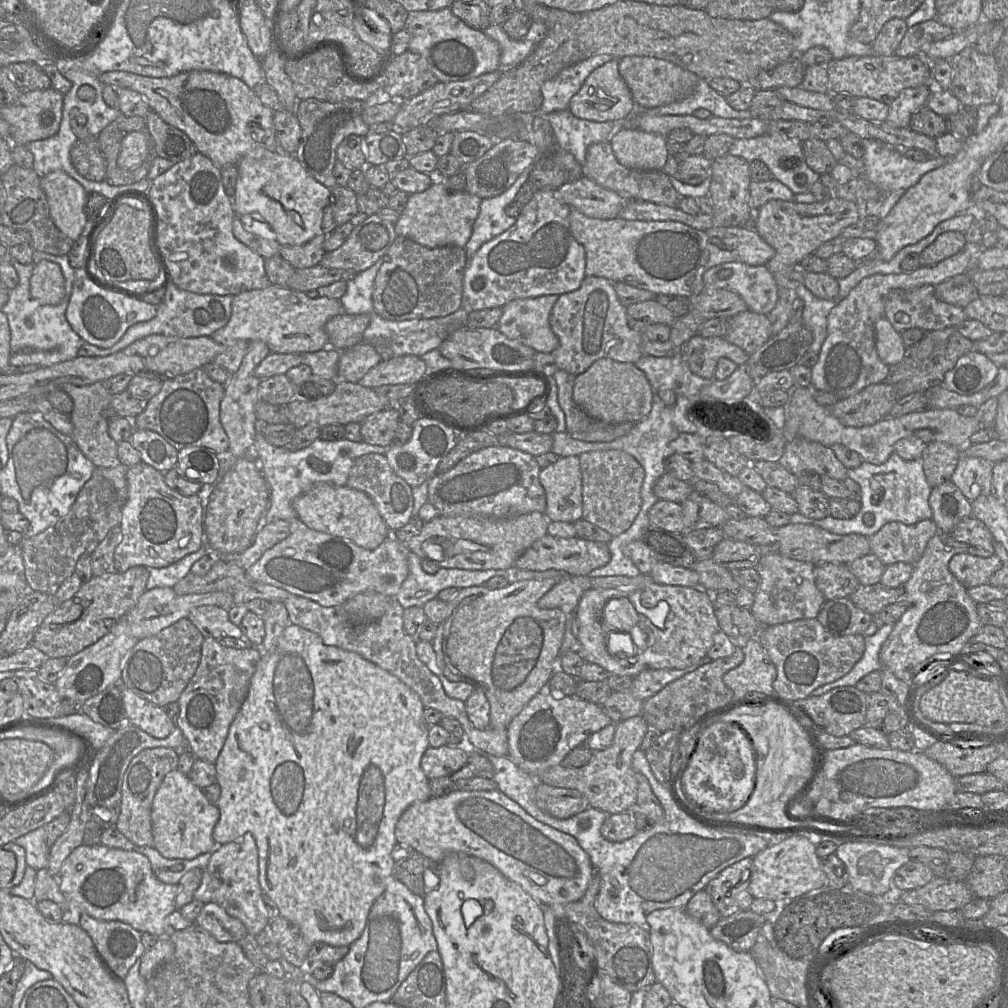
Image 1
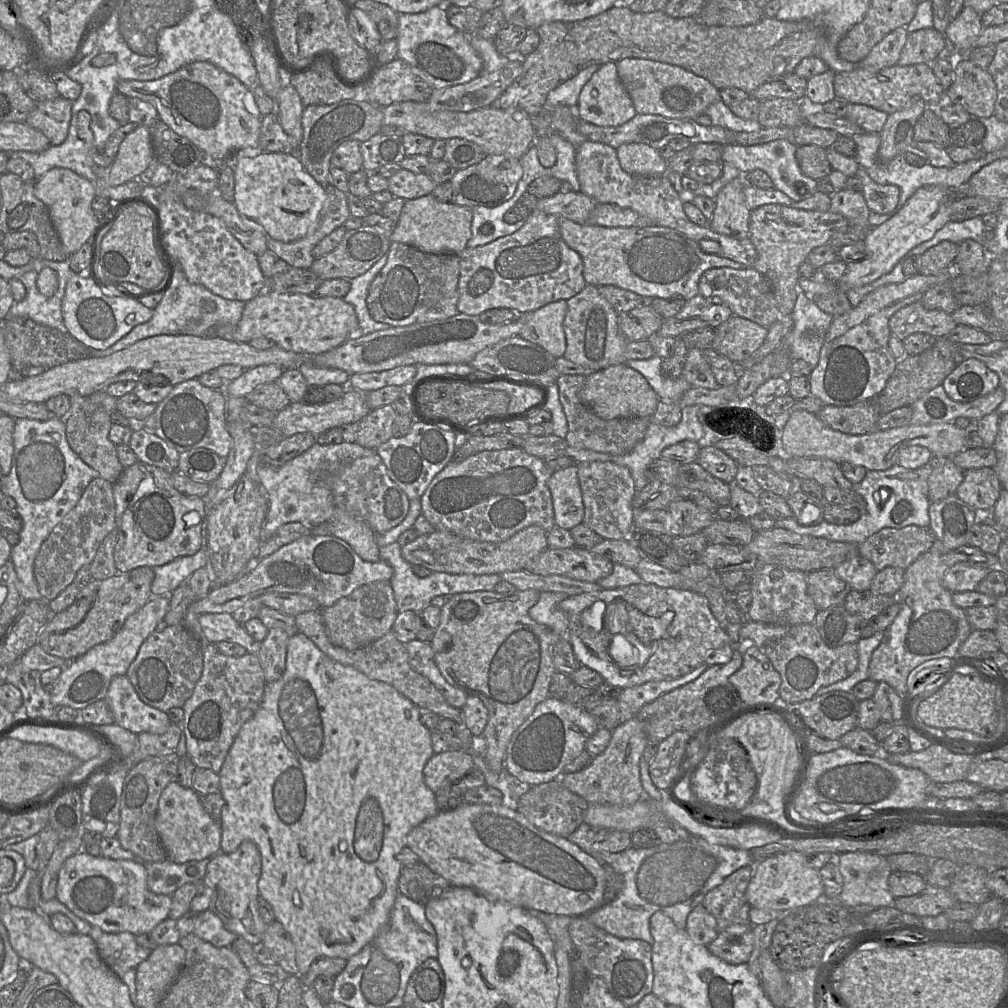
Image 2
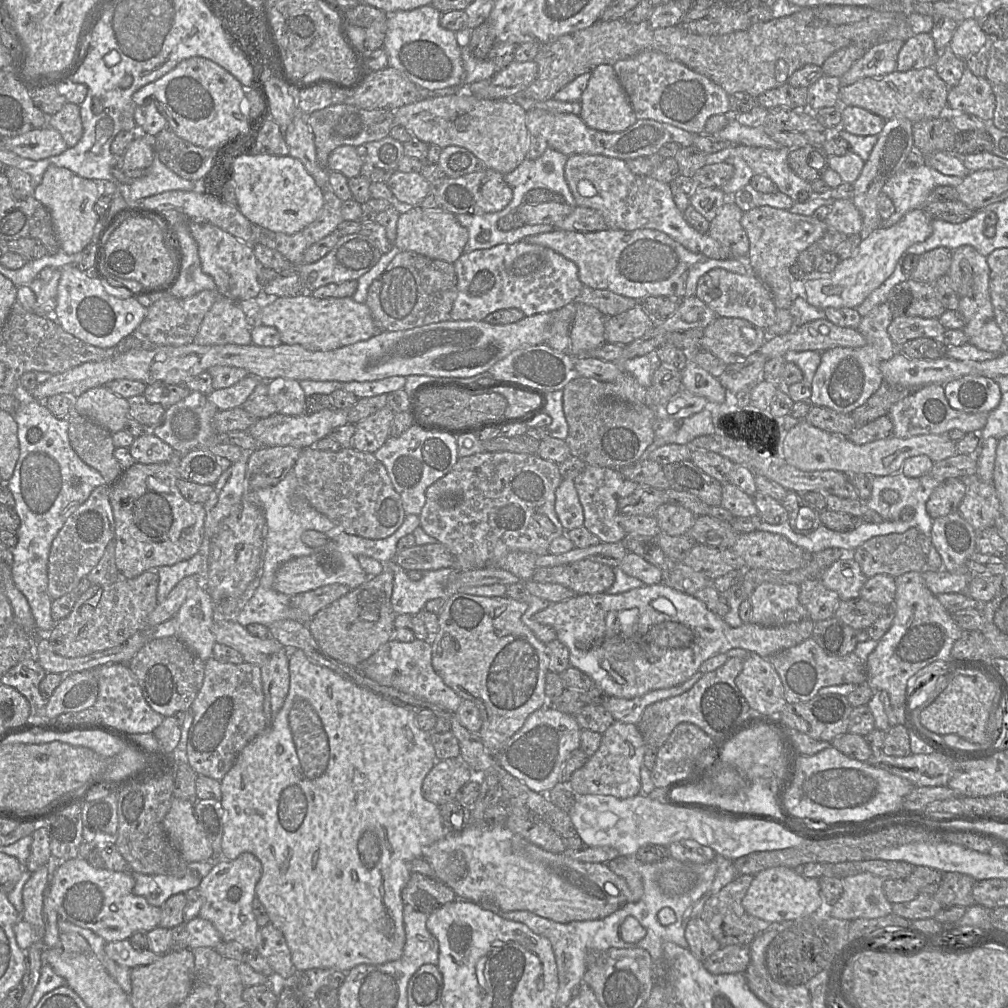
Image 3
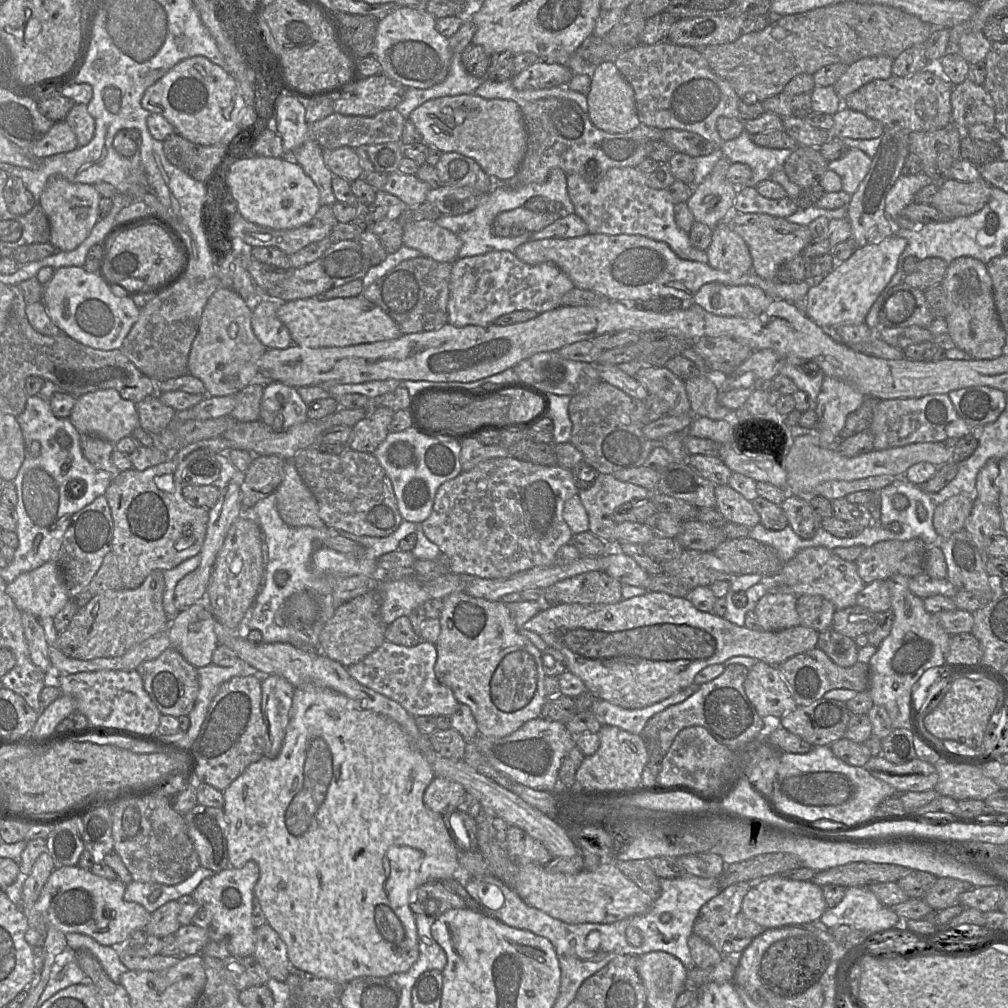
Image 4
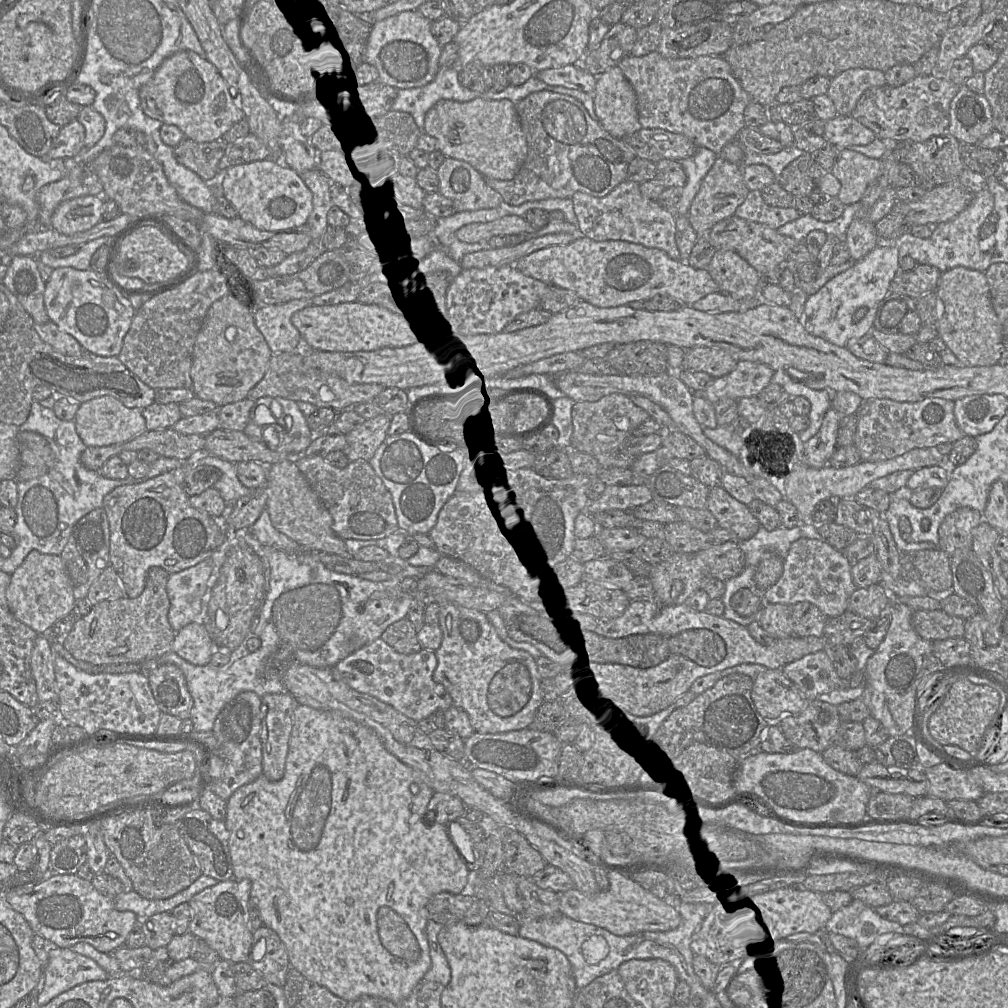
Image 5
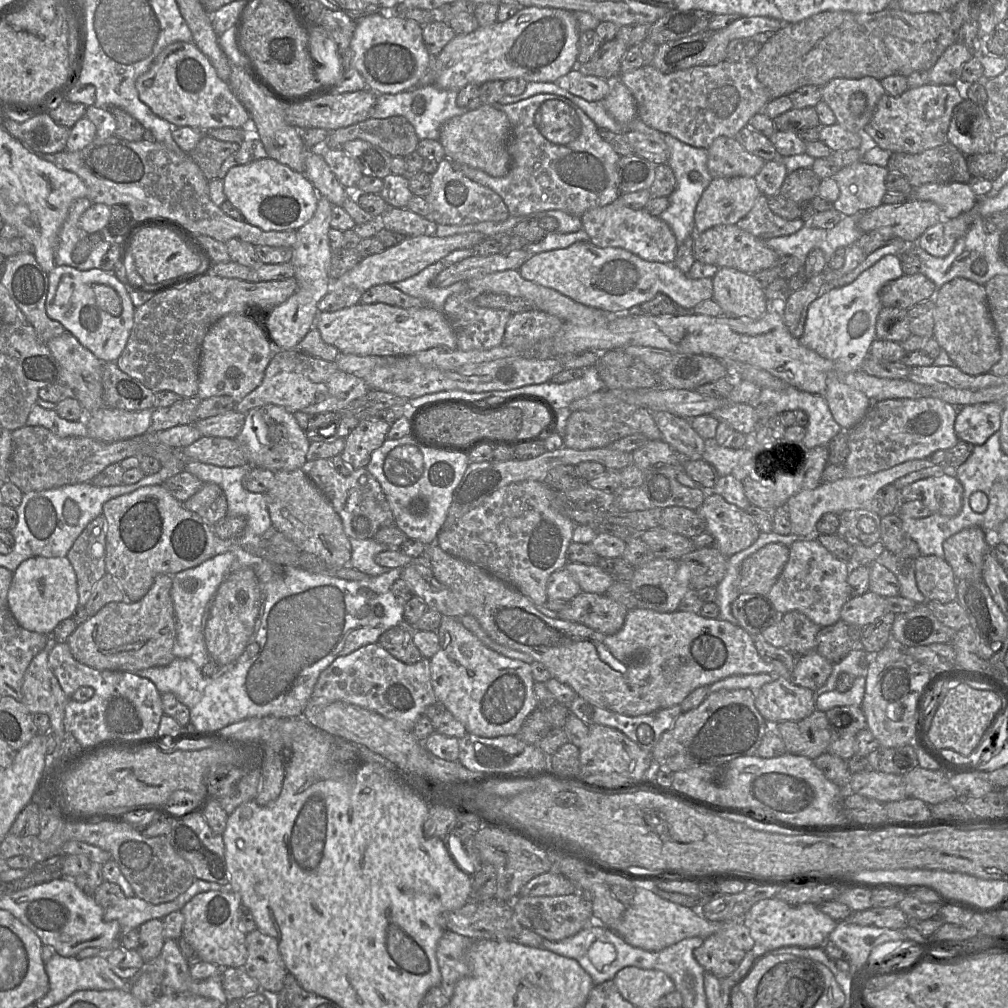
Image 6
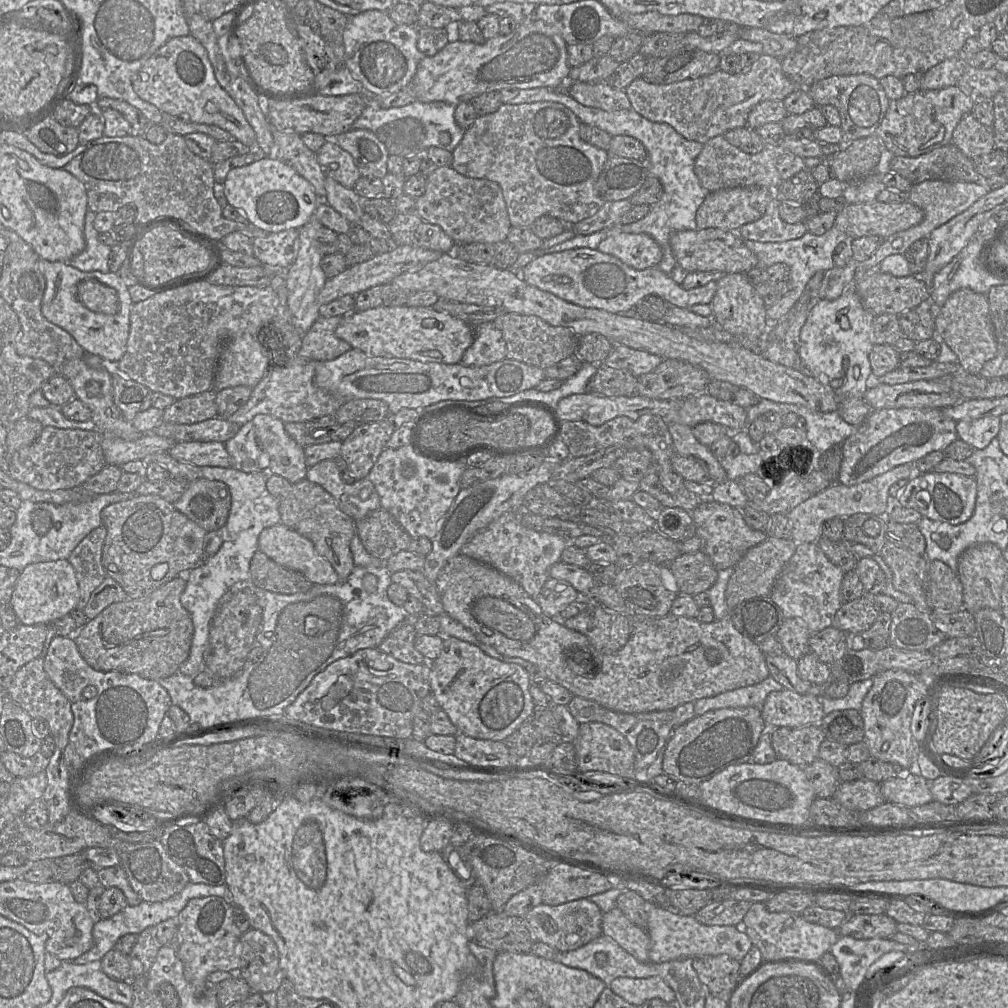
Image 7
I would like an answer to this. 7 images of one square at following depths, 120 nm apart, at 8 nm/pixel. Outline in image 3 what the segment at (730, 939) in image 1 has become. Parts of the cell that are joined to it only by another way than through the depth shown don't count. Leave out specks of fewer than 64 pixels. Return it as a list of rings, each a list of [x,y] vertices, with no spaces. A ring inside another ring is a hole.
[[[749,945],[721,946],[702,963],[712,974],[745,972],[750,961]]]

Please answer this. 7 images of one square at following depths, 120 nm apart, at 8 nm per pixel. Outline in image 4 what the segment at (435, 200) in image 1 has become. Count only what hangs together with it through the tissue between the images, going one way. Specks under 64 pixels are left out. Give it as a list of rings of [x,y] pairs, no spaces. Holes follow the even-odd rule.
[[[429,220],[404,225],[402,242],[425,257],[448,263],[459,259],[458,253],[462,247],[462,241],[453,232]]]

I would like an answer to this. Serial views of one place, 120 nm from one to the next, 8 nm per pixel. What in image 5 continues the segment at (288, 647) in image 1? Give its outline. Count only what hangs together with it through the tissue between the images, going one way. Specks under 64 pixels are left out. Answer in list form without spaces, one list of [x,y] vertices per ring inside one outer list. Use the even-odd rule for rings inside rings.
[[[298,704],[293,712],[293,723],[290,733],[289,747],[286,756],[285,772],[283,778],[279,781],[272,782],[265,776],[261,775],[253,782],[239,787],[227,800],[225,824],[229,831],[228,848],[233,867],[233,879],[248,879],[251,882],[250,899],[257,905],[259,909],[263,926],[273,930],[284,944],[288,954],[290,967],[296,969],[307,980],[327,988],[333,994],[345,999],[347,1002],[364,995],[385,998],[395,1003],[399,1003],[405,1000],[412,993],[413,989],[421,982],[422,978],[431,966],[429,943],[426,933],[426,926],[428,922],[426,905],[428,901],[431,897],[440,892],[450,892],[455,894],[468,893],[465,891],[468,889],[469,868],[466,861],[452,841],[452,838],[447,829],[448,825],[442,825],[435,822],[429,824],[424,820],[427,805],[433,793],[434,791],[425,782],[422,776],[416,770],[404,764],[397,757],[388,752],[377,734],[369,727],[350,718],[342,717],[335,712],[318,710],[306,705]]]

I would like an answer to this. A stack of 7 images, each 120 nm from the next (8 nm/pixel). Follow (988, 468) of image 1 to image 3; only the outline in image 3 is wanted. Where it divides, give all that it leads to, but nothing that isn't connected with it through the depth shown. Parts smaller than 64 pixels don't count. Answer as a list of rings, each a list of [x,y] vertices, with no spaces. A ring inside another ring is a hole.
[[[976,475],[955,479],[961,479],[967,487],[958,507],[959,513],[975,530],[993,527],[1001,515],[1000,501],[993,482],[983,482]]]

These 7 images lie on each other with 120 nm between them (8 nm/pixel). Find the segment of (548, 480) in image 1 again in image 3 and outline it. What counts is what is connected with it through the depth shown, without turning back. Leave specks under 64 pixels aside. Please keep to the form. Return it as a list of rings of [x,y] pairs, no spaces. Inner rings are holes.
[[[563,479],[557,487],[555,512],[566,532],[584,525],[584,512],[573,480]]]

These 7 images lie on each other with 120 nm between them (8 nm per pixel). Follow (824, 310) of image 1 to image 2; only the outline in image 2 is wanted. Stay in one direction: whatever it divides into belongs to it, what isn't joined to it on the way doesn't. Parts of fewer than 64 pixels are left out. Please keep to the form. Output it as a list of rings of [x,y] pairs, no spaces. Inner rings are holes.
[[[799,282],[796,283],[795,291],[797,298],[790,316],[793,322],[789,336],[790,356],[792,360],[804,360],[814,369],[818,364],[824,337],[833,316],[808,299]]]

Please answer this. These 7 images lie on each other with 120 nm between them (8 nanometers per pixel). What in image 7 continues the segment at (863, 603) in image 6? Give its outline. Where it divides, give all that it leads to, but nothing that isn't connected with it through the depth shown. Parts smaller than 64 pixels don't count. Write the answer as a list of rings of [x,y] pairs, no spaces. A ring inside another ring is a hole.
[[[870,595],[843,602],[837,610],[832,626],[848,634],[861,634],[868,630],[880,615],[880,611],[872,604]]]

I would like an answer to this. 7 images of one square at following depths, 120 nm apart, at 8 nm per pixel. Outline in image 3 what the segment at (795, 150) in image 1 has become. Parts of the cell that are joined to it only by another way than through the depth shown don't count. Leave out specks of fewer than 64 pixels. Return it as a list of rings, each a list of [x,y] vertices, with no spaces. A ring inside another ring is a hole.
[[[745,145],[732,146],[707,155],[706,165],[726,161],[730,157],[742,158],[754,175],[770,178],[779,192],[789,196],[794,203],[805,203],[815,197],[812,185],[798,177],[788,165],[789,148],[768,149]]]

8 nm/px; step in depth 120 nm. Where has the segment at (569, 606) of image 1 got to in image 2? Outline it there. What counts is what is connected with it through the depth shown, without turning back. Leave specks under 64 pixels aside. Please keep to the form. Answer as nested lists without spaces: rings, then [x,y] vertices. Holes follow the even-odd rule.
[[[541,592],[535,605],[529,609],[532,620],[550,628],[560,637],[566,637],[569,619],[565,612],[558,609],[558,603],[568,596],[561,592]]]

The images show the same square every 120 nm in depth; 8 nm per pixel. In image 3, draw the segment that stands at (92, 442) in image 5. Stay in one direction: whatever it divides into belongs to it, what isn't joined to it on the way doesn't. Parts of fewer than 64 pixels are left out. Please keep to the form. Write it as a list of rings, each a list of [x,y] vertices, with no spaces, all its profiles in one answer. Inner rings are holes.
[[[106,386],[91,388],[73,399],[72,409],[112,434],[123,430],[129,417],[127,399],[114,394]]]

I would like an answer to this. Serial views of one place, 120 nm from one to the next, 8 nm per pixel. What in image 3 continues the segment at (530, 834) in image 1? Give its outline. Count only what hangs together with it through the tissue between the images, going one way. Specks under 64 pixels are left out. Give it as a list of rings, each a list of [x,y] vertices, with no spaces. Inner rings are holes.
[[[485,822],[484,824],[472,823],[459,832],[448,832],[442,839],[425,847],[422,851],[422,858],[431,865],[436,878],[450,887],[458,898],[467,899],[478,904],[488,903],[495,905],[503,911],[526,910],[556,922],[568,923],[571,921],[602,919],[629,903],[630,890],[625,879],[612,872],[607,863],[580,862],[563,853],[548,852],[513,832],[506,825],[490,825]]]

